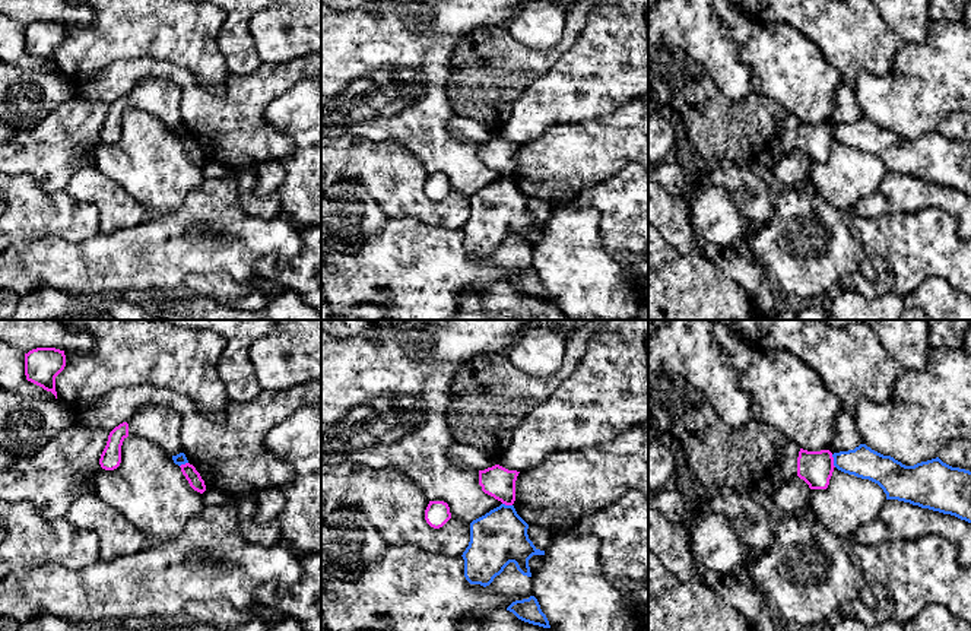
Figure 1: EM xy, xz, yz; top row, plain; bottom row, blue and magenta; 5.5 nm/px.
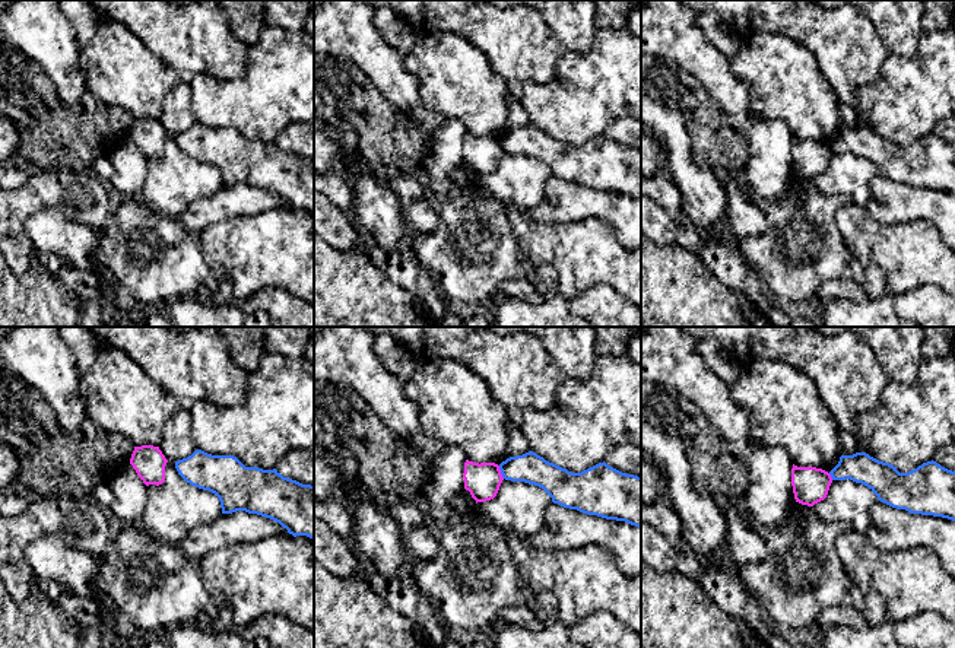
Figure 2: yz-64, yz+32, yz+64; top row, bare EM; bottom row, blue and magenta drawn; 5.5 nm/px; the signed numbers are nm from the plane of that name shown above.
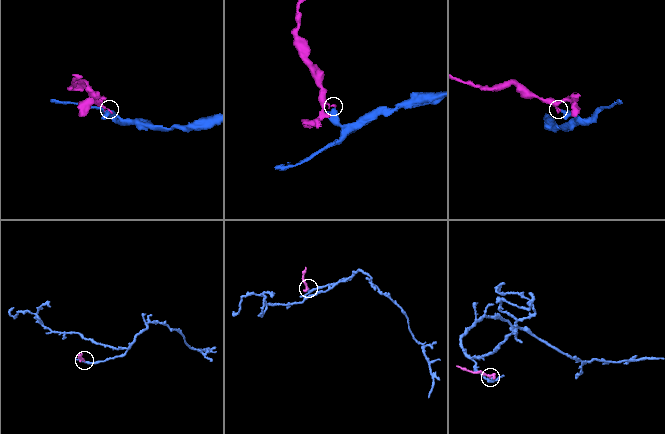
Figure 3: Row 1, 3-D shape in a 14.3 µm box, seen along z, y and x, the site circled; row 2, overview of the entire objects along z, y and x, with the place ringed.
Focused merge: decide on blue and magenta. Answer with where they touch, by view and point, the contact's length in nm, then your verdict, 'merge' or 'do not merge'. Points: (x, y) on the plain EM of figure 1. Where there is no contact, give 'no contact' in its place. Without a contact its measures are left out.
contact yz (834, 133); length 80 nm; do not merge

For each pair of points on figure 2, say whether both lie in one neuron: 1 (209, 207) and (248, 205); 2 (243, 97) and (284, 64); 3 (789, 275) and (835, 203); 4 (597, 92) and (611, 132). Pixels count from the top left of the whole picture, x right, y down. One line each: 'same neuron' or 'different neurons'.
1: same neuron
2: same neuron
3: same neuron
4: different neurons

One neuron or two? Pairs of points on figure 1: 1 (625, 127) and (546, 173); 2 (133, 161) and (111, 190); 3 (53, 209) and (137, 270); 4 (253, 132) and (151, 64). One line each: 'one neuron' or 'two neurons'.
1: one neuron
2: two neurons
3: two neurons
4: one neuron

